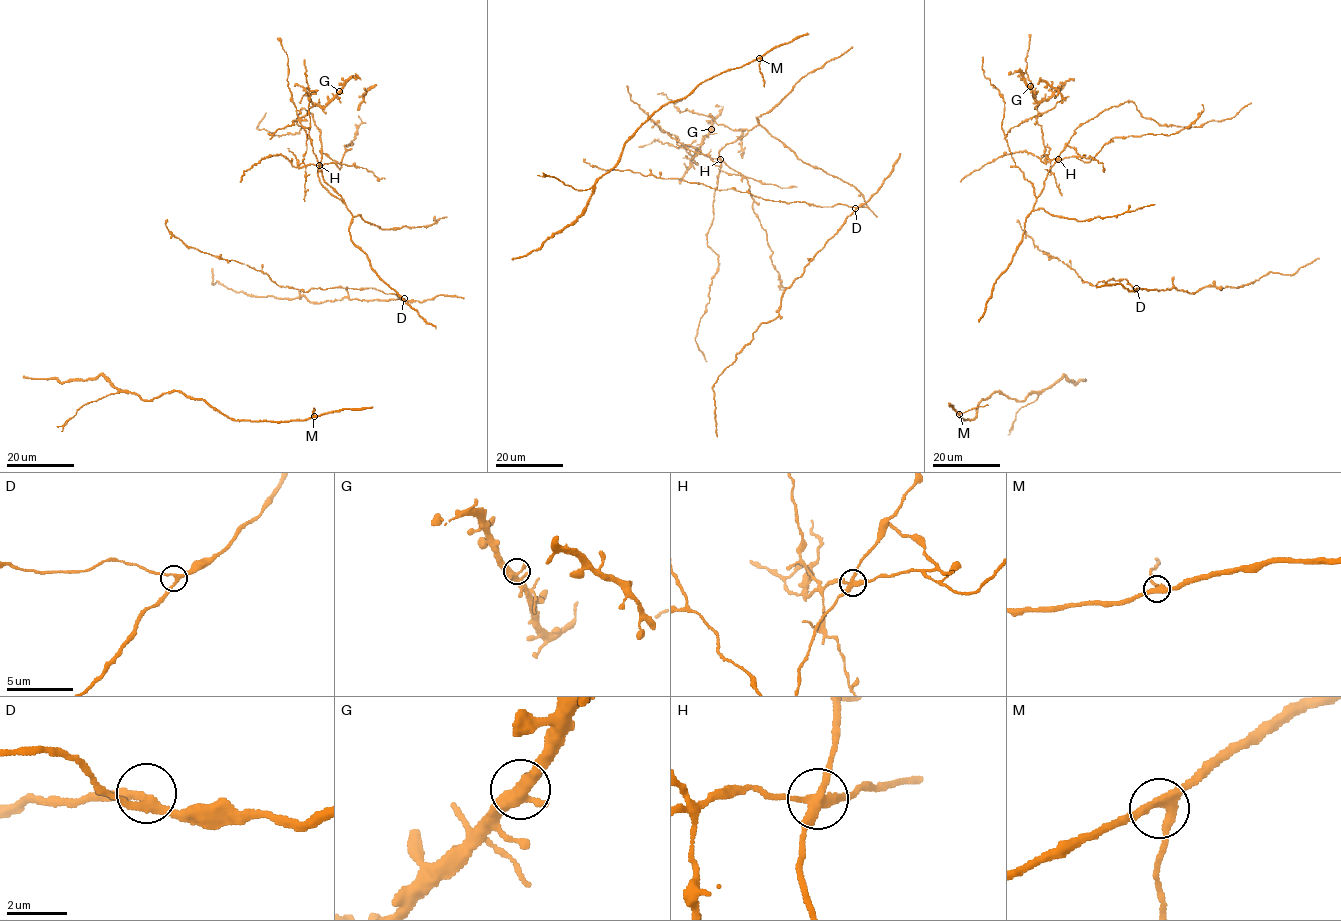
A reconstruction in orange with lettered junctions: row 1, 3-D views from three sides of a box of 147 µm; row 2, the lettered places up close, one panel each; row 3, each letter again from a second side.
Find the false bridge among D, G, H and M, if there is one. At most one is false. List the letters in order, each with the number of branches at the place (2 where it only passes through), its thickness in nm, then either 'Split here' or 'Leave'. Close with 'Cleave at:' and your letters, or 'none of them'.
D: Branches: 3. Thickness 260 nm. Leave
G: Branches: 4. Thickness 380 nm. Leave
H: Branches: 4. Thickness 320 nm. Split here
M: Branches: 3. Thickness 320 nm. Leave
Cleave at: H

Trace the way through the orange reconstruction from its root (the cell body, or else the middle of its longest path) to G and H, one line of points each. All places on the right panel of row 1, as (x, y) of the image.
G: (1010, 263), (1057, 160), (1045, 153), (1037, 118), (1057, 101), (1054, 96), (1036, 101), (1030, 86)
H: (1010, 263), (1022, 239), (1026, 218), (1042, 191), (1048, 171), (1058, 160)

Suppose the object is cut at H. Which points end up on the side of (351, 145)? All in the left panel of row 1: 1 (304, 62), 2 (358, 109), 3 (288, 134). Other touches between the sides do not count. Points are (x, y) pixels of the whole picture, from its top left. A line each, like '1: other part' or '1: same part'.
1: other part
2: other part
3: other part

